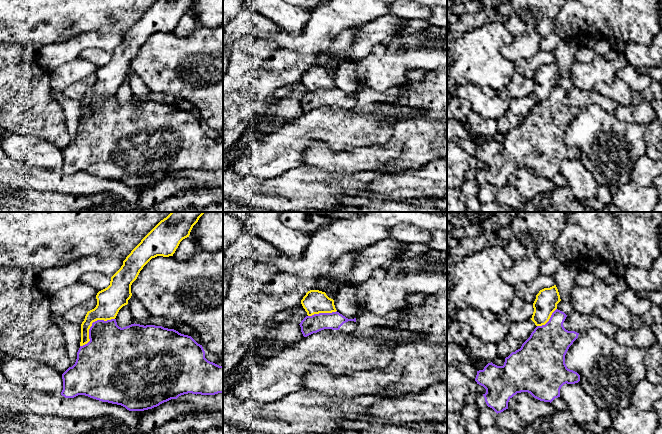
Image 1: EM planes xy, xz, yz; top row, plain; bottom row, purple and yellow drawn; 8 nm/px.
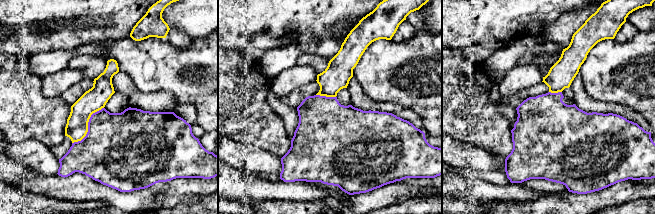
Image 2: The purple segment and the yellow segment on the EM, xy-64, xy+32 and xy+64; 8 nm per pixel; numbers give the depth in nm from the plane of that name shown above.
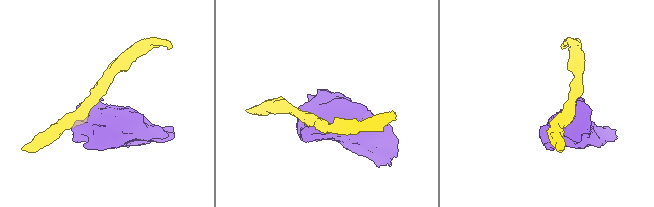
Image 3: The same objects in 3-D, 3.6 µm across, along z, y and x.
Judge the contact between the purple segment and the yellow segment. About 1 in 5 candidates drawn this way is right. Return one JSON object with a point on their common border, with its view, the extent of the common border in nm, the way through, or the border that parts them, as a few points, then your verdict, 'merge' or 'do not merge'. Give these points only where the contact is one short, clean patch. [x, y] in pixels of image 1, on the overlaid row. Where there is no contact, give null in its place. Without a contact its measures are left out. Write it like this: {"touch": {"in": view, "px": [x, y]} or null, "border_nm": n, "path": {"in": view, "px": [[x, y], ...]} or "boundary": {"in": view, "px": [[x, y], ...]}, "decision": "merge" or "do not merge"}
{"touch": {"in": "xy", "px": [92, 325]}, "border_nm": 360, "decision": "do not merge"}

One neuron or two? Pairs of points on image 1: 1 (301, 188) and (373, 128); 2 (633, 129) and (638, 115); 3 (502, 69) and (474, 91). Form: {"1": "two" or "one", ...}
{"1": "two", "2": "two", "3": "two"}

